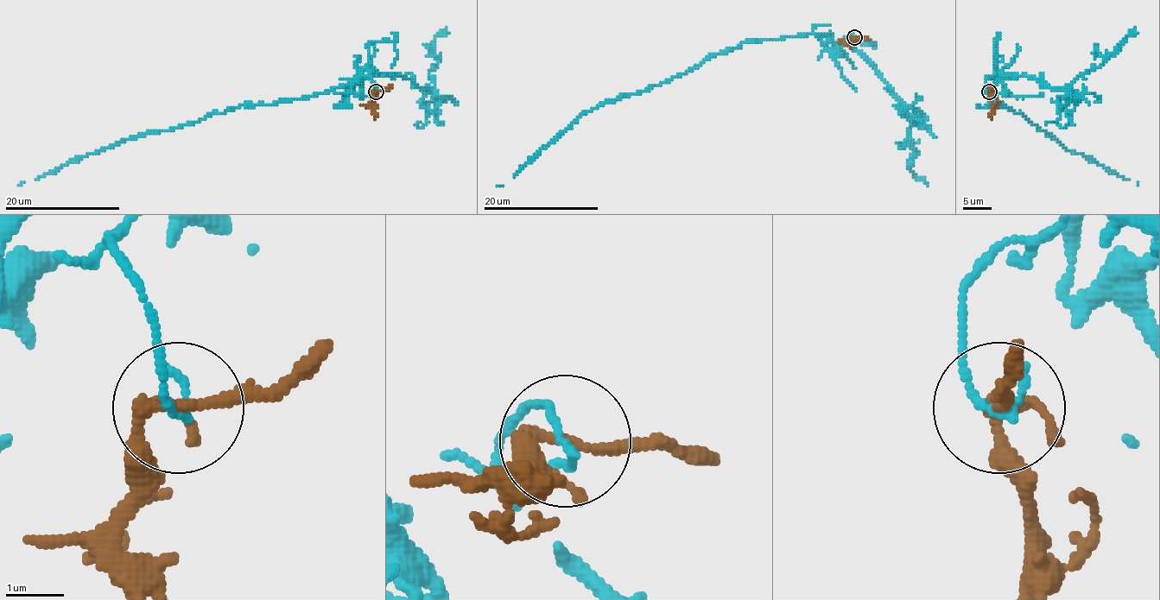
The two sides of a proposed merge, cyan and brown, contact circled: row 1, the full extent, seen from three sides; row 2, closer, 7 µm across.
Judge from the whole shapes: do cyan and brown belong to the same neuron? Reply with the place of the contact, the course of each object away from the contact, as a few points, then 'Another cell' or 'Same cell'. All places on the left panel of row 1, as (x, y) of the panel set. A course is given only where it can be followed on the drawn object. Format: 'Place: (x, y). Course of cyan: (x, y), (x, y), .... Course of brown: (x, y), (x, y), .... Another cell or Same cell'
Place: (376, 91). Course of cyan: (377, 92), (366, 68), (352, 85), (247, 104), (193, 124), (142, 133), (19, 184). Course of brown: (377, 91), (372, 94), (370, 103), (375, 118). Another cell

